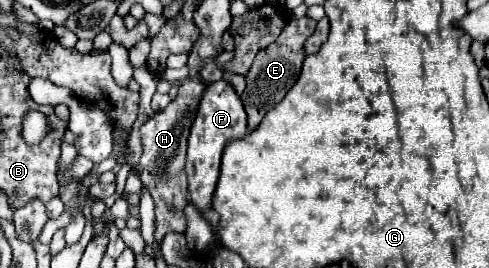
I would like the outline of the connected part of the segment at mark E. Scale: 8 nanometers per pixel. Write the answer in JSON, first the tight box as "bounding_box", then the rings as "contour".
{"bounding_box":[242,17,316,131],"contour":[[[310,17],[290,19],[284,25],[280,37],[256,55],[256,59],[254,59],[254,63],[246,75],[246,89],[242,93],[242,103],[244,103],[244,109],[248,113],[248,129],[250,131],[254,131],[260,125],[264,115],[276,103],[280,103],[284,99],[284,95],[288,93],[288,89],[296,83],[300,69],[302,69],[302,61],[306,57],[304,41],[314,33],[314,29],[316,29],[316,21]]]}

